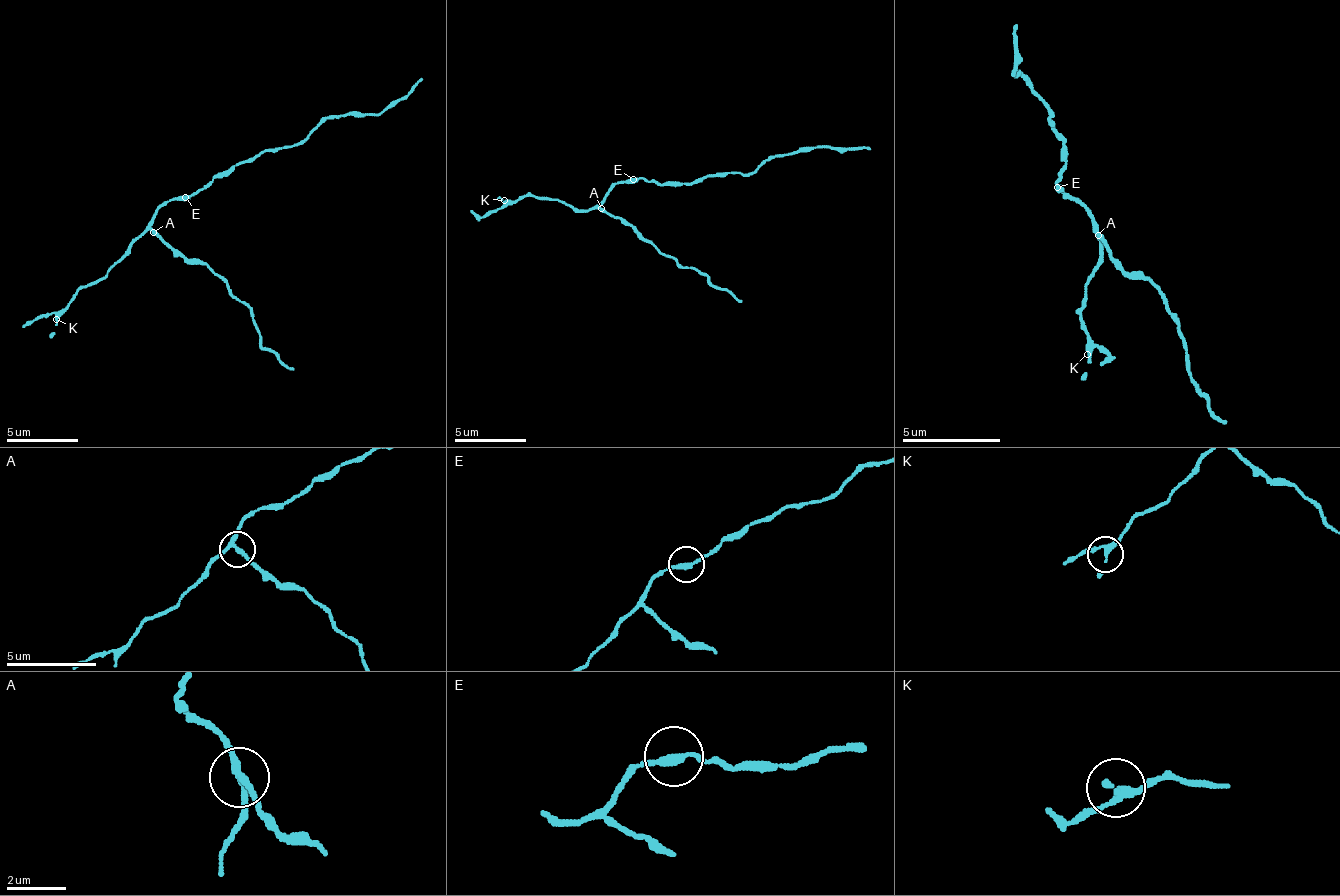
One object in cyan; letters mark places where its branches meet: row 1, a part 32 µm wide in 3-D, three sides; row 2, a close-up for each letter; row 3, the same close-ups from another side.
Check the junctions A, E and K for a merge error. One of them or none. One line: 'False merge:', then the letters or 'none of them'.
False merge: A

